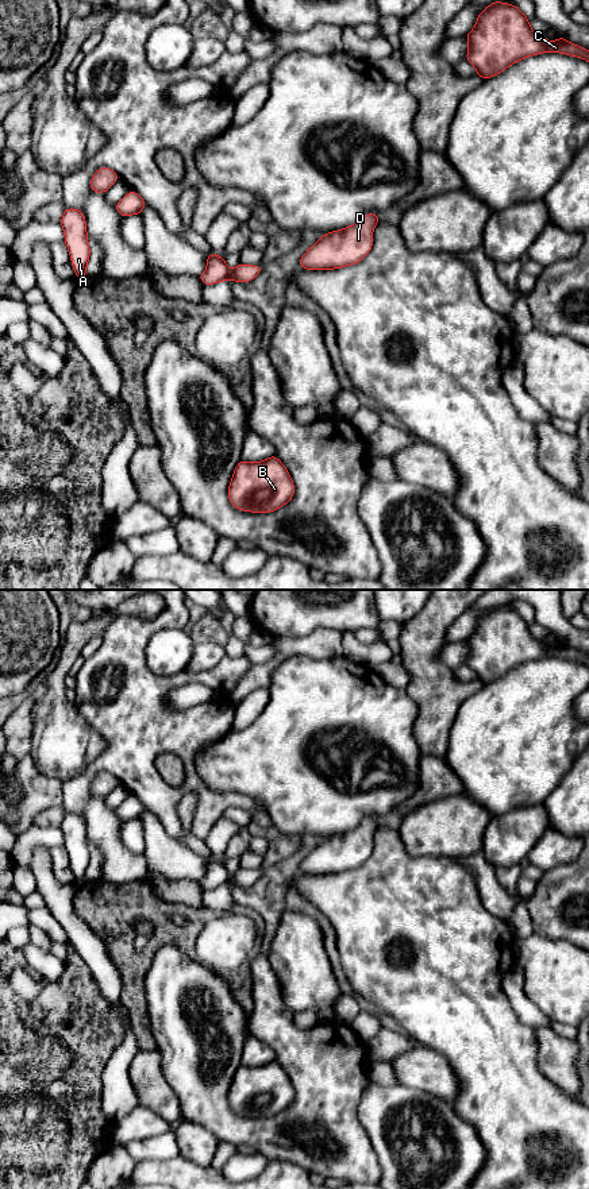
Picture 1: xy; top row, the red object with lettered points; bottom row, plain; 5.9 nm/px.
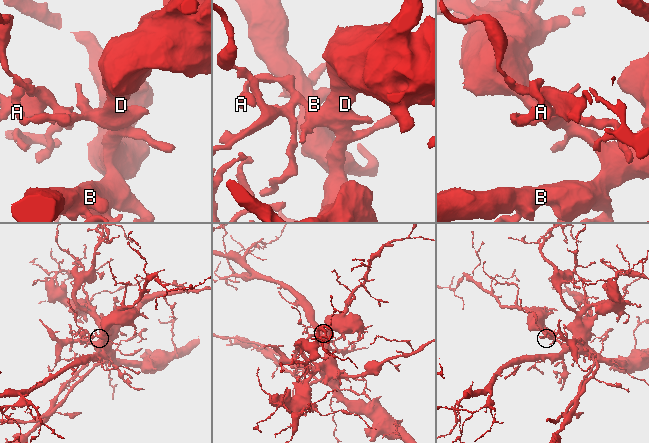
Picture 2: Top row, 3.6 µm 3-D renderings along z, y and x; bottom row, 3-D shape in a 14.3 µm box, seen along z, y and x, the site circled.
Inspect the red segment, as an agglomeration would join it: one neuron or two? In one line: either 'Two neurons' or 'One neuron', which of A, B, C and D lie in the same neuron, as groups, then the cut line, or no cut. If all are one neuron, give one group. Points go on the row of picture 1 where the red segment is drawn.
One neuron. Groups: A B C D. No split

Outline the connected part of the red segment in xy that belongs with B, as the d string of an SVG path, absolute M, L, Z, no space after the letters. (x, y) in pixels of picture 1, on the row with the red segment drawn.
M274 455L263 462L240 460L228 486L231 505L243 511L269 513L290 502L294 483Z

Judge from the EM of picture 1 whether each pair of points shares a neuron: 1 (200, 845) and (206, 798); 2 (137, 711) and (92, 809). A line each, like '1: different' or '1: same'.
1: different
2: same

